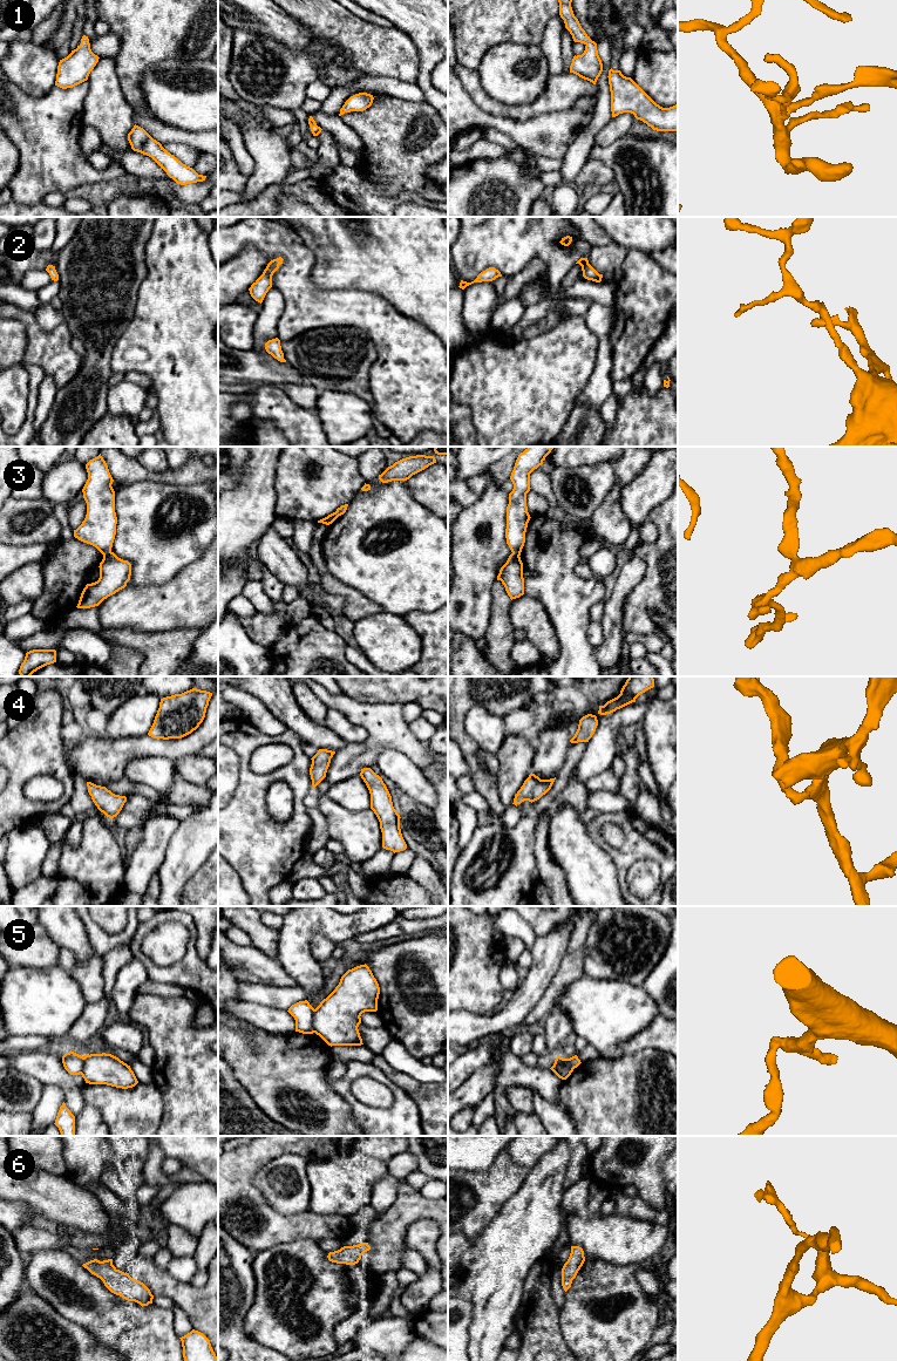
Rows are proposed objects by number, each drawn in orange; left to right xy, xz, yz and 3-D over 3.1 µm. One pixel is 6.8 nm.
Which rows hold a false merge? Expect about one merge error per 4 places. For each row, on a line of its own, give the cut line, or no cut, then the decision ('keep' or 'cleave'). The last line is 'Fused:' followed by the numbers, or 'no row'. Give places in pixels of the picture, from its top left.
1: no cut; keep
2: no cut; keep
3: cut in xy along (110, 551), (103, 555); cleave
4: no cut; keep
5: cut in xz along (314, 1009), (313, 1032); cleave
6: no cut; keep
Fused: 3, 5

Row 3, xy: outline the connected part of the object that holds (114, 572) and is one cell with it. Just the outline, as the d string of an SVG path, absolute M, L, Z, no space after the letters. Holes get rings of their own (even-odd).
M114 552L103 554L100 563L100 578L83 588L77 608L98 606L104 599L127 586L131 576L131 564L118 558Z

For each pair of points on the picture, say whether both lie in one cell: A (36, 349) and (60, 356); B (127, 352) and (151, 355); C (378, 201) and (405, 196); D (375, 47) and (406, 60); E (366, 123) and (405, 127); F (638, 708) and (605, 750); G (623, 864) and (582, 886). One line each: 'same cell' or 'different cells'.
A: same cell
B: same cell
C: same cell
D: same cell
E: same cell
F: same cell
G: different cells

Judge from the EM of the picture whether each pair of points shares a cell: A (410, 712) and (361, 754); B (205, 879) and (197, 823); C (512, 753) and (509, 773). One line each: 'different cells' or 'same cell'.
A: different cells
B: different cells
C: same cell

